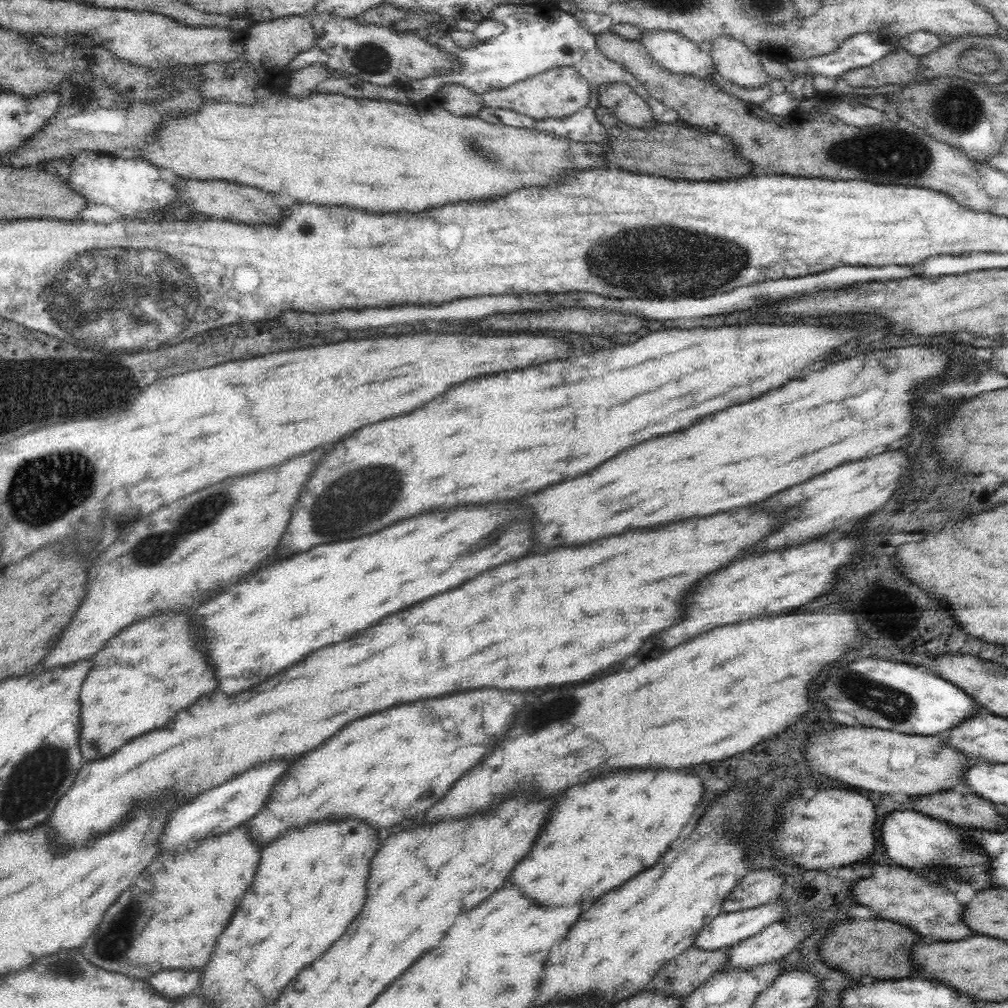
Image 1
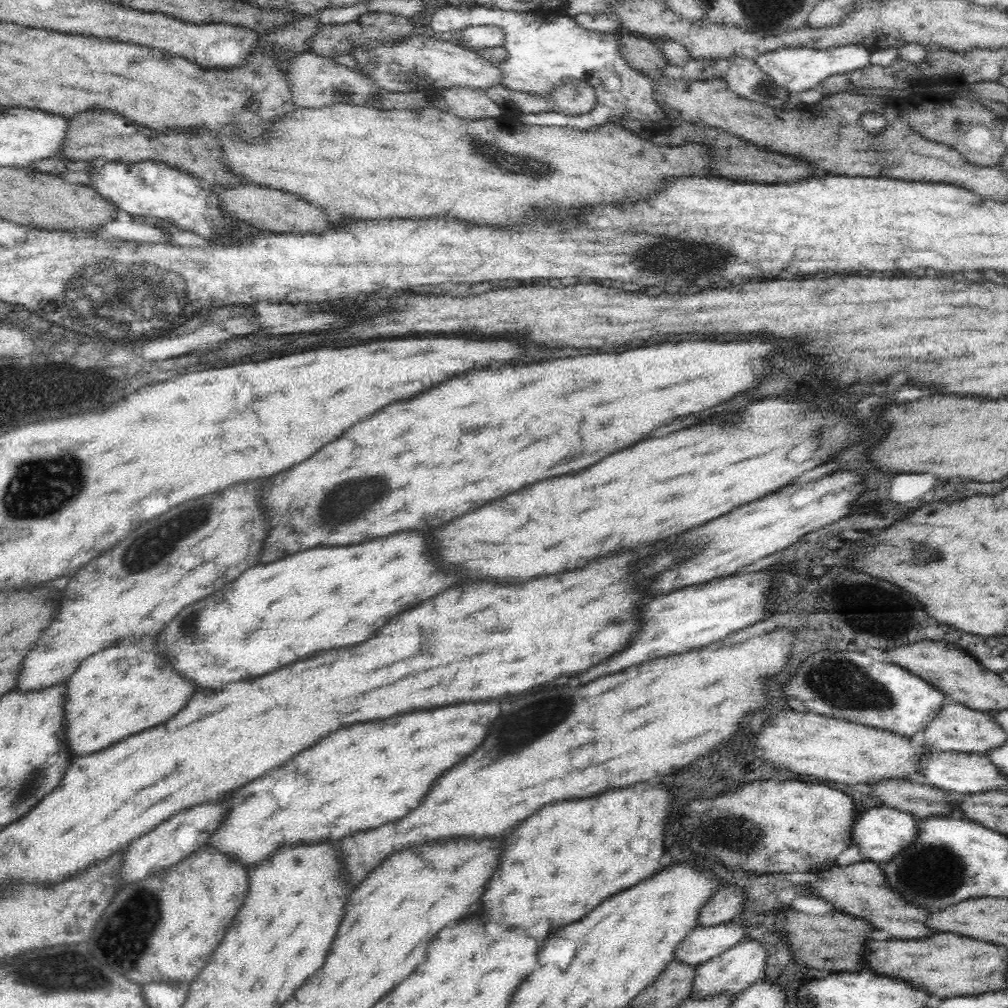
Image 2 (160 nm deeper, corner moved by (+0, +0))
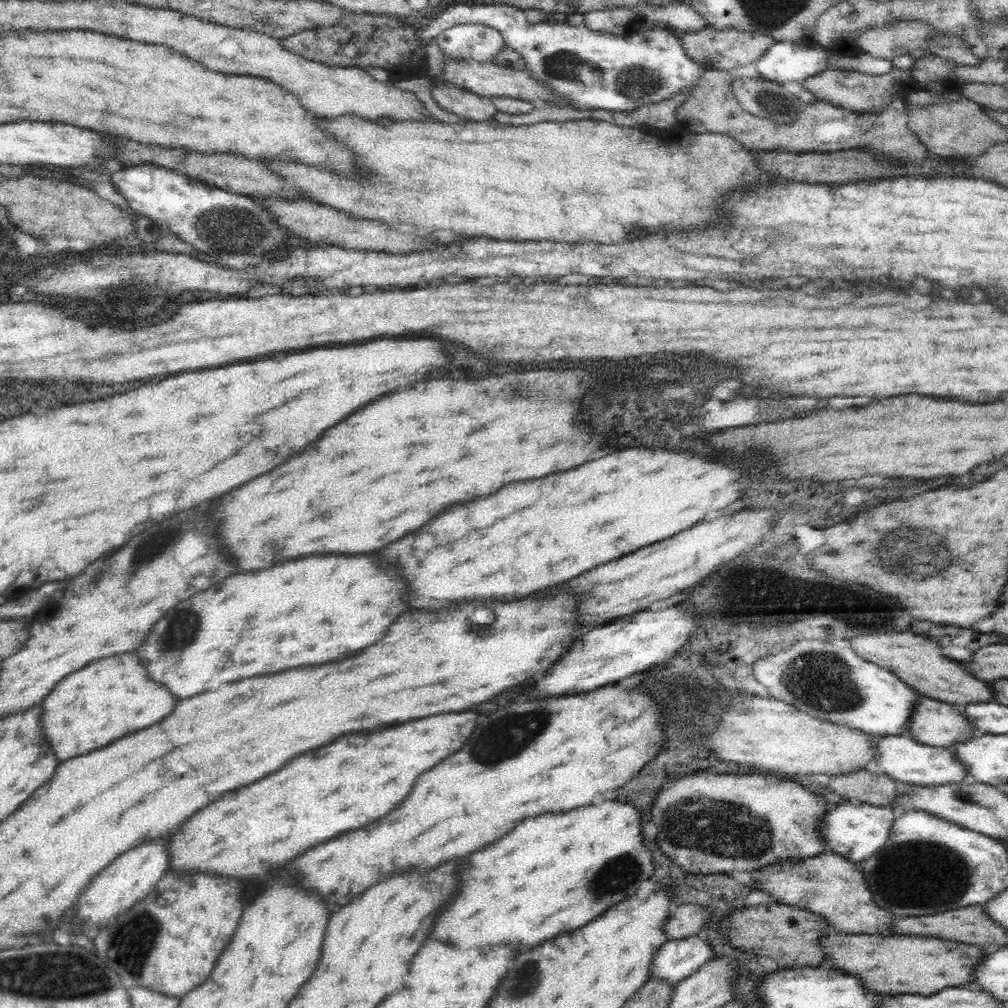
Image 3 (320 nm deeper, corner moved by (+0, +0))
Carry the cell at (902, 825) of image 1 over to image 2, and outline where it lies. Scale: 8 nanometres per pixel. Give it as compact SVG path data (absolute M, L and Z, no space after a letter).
M884 805L872 806L857 812L852 830L850 830L850 846L856 846L858 852L866 858L866 861L886 862L890 860L898 850L914 842L917 820L910 814Z

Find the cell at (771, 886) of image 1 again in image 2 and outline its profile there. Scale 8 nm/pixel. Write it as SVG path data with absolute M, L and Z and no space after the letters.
M728 887L716 891L708 899L708 903L700 908L696 916L696 926L709 927L730 921L740 912L745 902L746 891L738 887Z

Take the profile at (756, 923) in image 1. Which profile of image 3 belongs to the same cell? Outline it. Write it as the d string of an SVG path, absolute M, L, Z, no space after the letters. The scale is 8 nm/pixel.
M698 935L674 939L662 945L650 960L648 980L658 979L675 985L680 979L698 970L699 966L712 960L710 945Z

